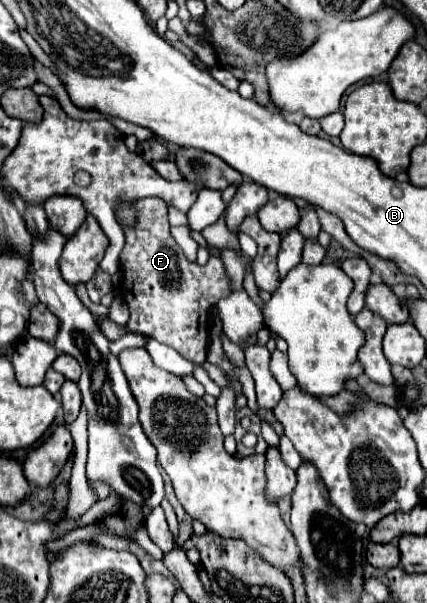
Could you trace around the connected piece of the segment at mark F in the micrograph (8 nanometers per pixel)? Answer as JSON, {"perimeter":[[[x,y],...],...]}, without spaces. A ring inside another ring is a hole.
{"perimeter":[[[159,197],[139,199],[137,203],[133,203],[133,209],[135,209],[137,219],[131,229],[123,229],[125,247],[119,257],[121,285],[125,289],[125,291],[121,291],[121,297],[131,311],[131,319],[127,323],[127,327],[135,333],[143,333],[147,337],[153,337],[153,339],[173,347],[175,351],[179,351],[185,359],[189,359],[193,363],[203,363],[207,359],[207,341],[209,341],[209,331],[211,331],[209,311],[219,299],[223,299],[231,293],[231,283],[225,275],[223,261],[217,253],[213,253],[213,251],[217,251],[217,247],[209,247],[207,265],[201,267],[197,263],[191,263],[191,261],[187,261],[187,257],[183,257],[183,251],[179,249],[179,245],[175,245],[175,239],[169,233],[167,203],[163,199],[159,199]]]}

